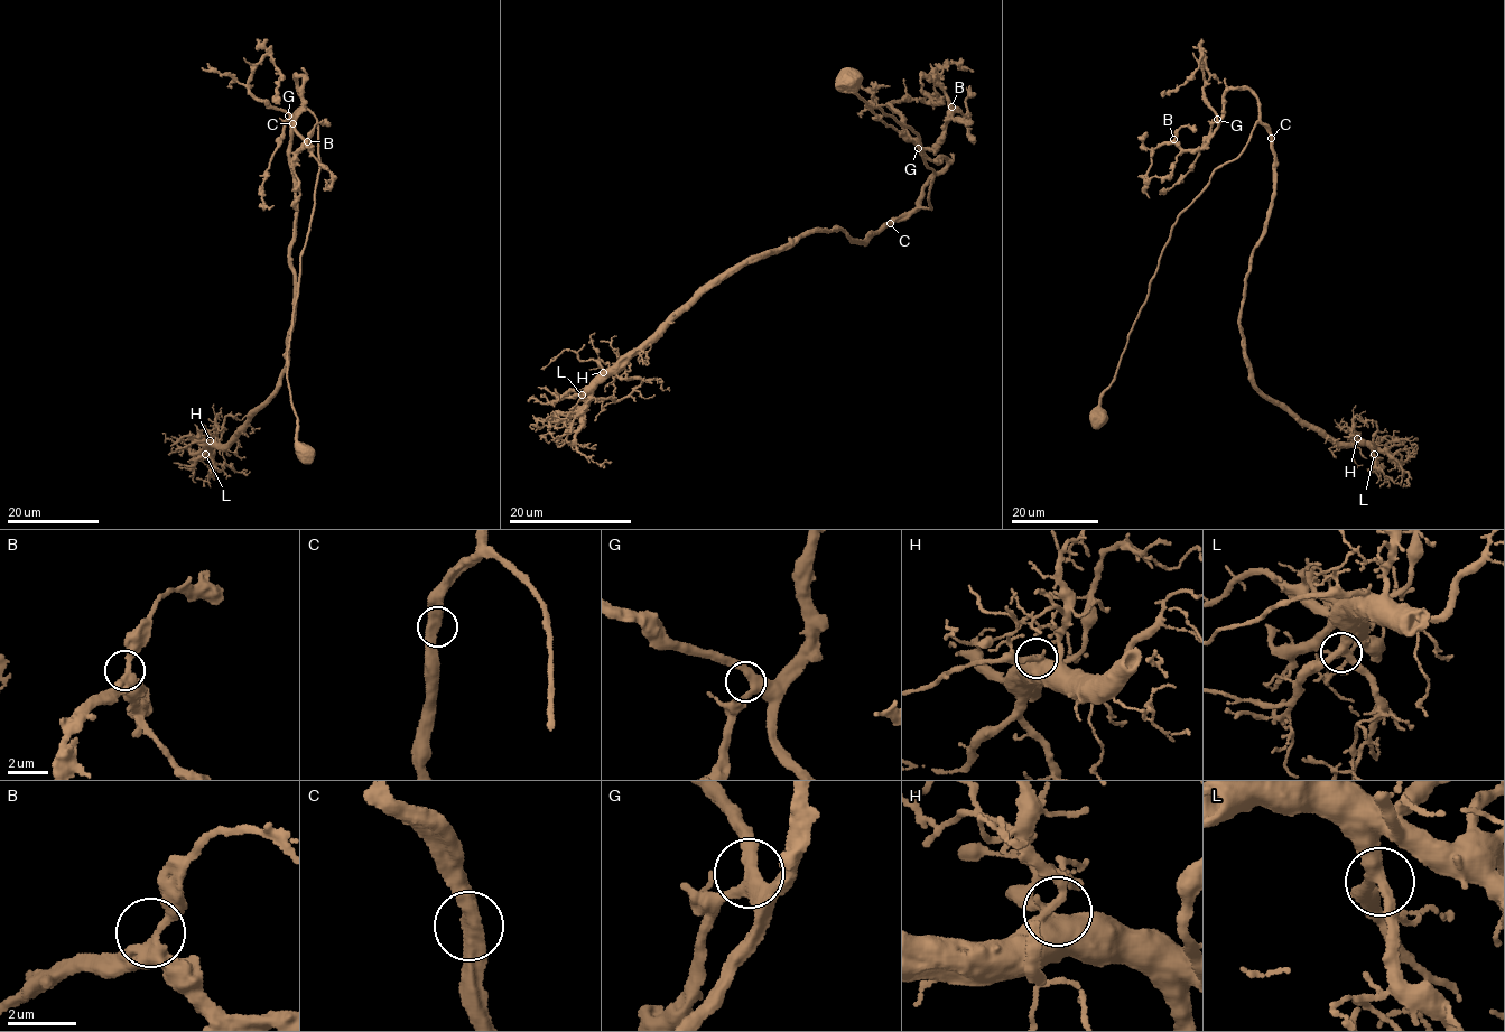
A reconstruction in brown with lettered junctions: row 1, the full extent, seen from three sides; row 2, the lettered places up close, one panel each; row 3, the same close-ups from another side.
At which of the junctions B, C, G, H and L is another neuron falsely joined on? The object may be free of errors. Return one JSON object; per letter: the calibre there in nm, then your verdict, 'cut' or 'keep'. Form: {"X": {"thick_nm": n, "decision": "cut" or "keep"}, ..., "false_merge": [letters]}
{"B": {"thick_nm": 380, "decision": "keep"}, "C": {"thick_nm": 500, "decision": "keep"}, "G": {"thick_nm": 360, "decision": "keep"}, "H": {"thick_nm": 500, "decision": "keep"}, "L": {"thick_nm": 360, "decision": "keep"}, "false_merge": []}

